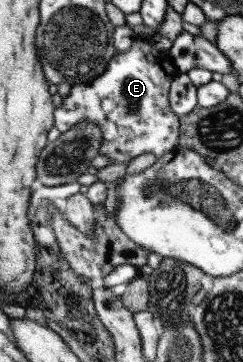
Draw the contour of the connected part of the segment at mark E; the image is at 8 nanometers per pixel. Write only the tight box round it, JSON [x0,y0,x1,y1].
[52,37,179,163]

